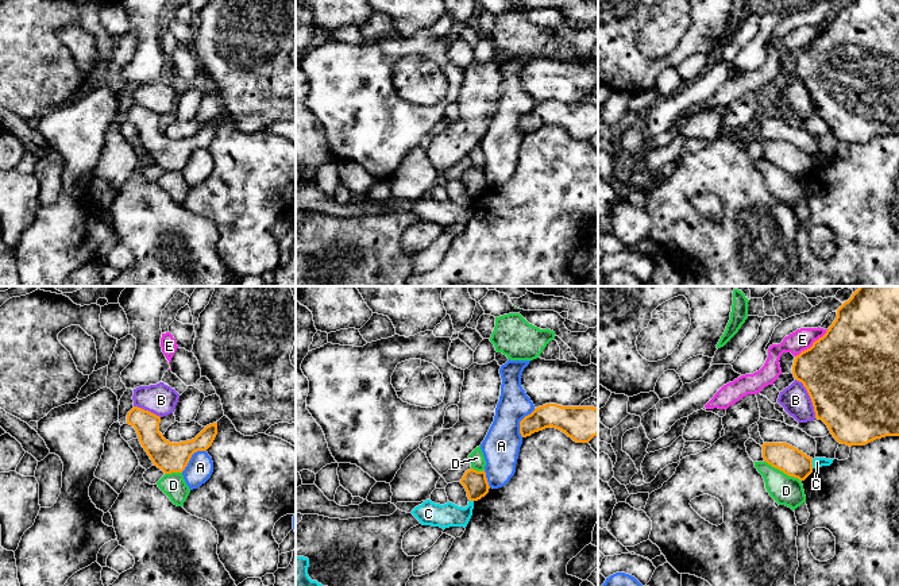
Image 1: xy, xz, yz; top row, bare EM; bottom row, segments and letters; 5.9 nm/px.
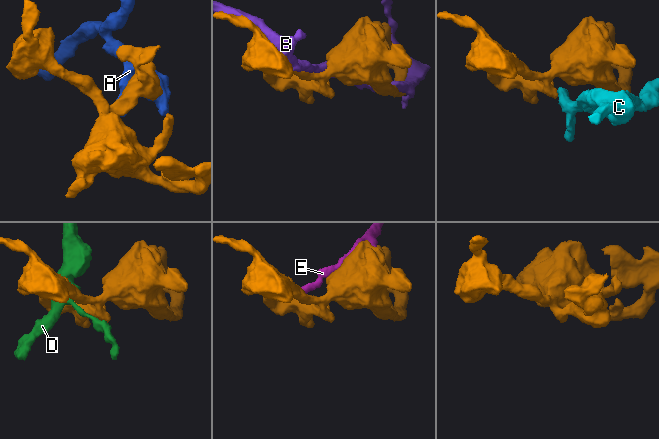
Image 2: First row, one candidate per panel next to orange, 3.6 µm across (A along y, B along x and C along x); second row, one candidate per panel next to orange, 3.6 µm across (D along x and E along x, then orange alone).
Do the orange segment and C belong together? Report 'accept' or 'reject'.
reject

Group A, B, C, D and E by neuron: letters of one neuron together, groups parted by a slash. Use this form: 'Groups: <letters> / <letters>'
Groups: A / B / C / D / E

